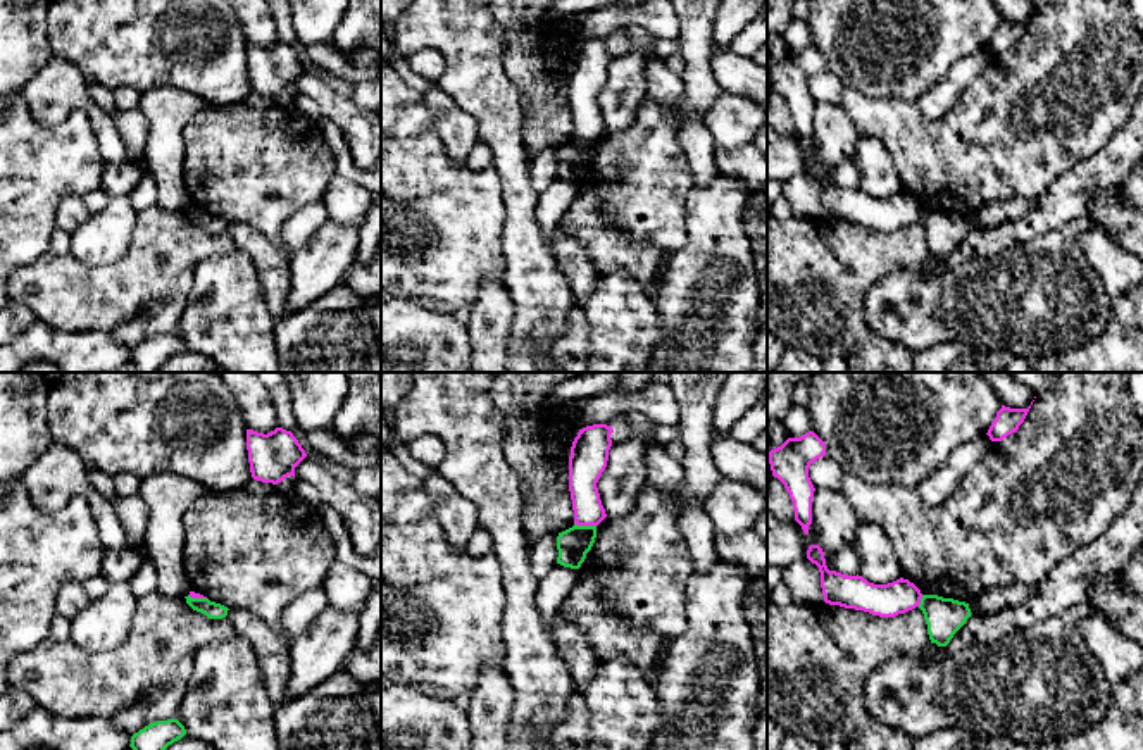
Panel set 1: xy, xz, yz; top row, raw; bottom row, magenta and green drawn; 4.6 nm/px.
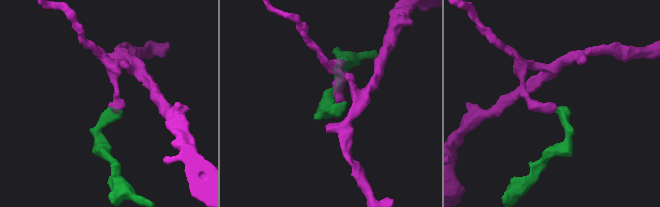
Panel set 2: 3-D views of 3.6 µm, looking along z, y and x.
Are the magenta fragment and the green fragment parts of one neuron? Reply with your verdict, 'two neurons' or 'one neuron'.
two neurons

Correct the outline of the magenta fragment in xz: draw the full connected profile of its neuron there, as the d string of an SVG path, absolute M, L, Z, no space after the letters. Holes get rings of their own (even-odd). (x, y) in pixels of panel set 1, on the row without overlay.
M593 38L579 43L569 71L569 105L574 138L598 140L605 131L596 97L607 81L612 40Z

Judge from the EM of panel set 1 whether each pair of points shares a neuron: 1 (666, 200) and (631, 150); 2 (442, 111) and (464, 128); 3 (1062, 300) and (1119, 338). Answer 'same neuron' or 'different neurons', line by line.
1: same neuron
2: same neuron
3: different neurons

